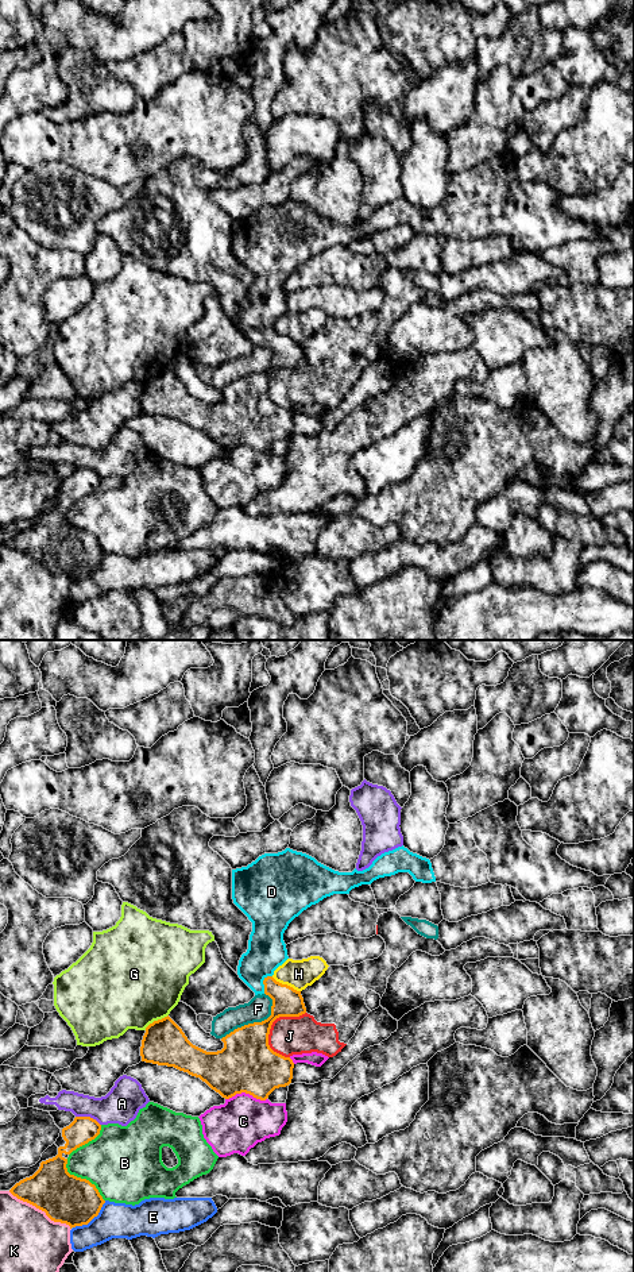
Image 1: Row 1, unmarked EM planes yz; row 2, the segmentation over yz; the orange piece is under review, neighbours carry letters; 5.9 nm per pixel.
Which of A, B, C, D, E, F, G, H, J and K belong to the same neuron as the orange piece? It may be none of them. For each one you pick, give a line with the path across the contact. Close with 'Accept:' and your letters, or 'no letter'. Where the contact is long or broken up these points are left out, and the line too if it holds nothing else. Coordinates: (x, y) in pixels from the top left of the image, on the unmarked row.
D: across yz (286, 354), (263, 335), (263, 308), (266, 303)
Accept: D

